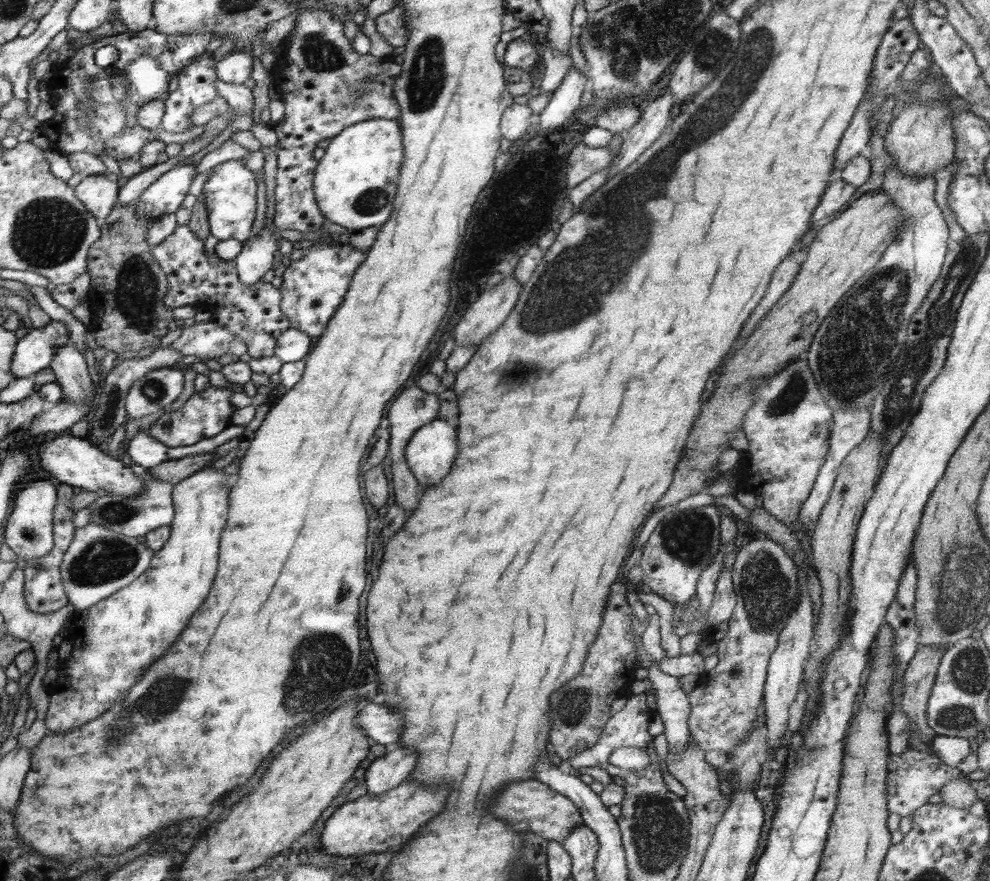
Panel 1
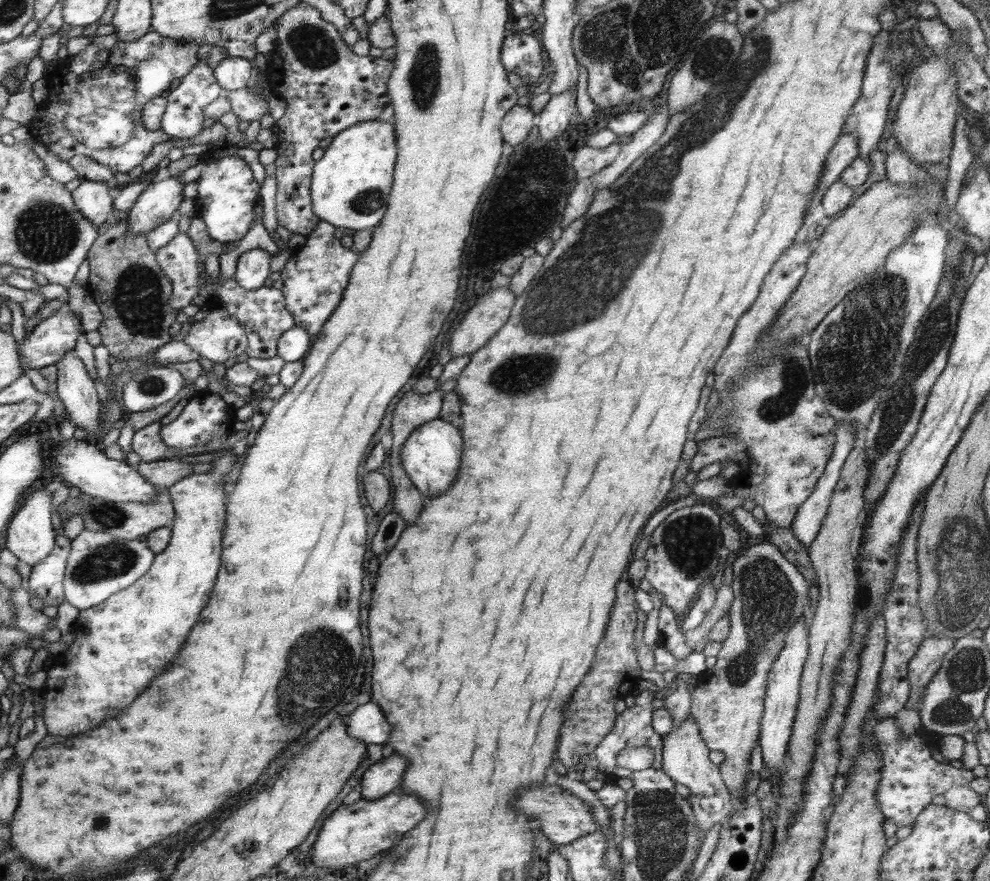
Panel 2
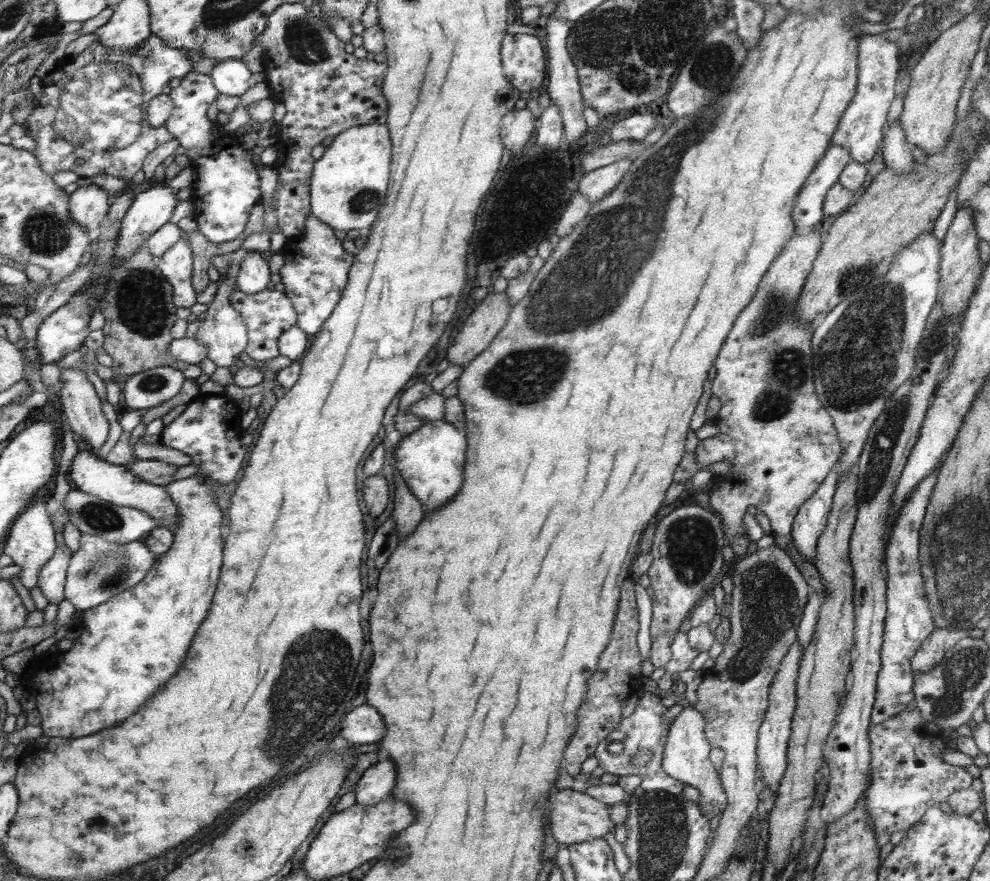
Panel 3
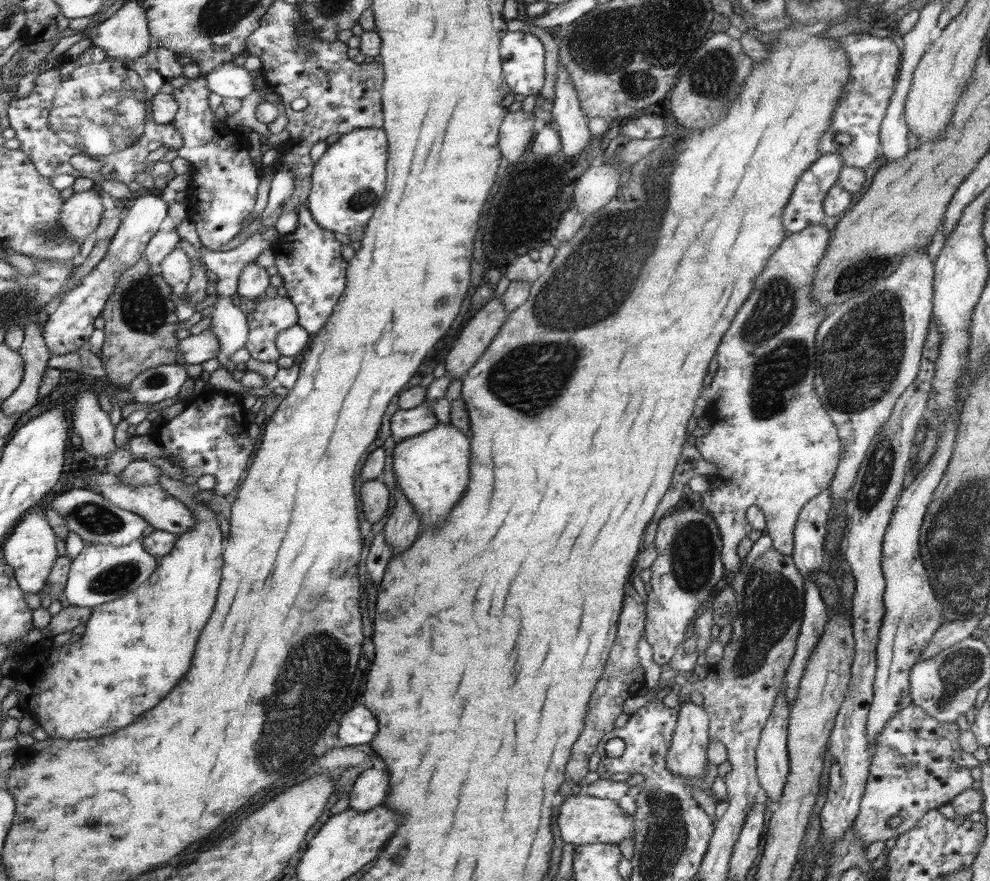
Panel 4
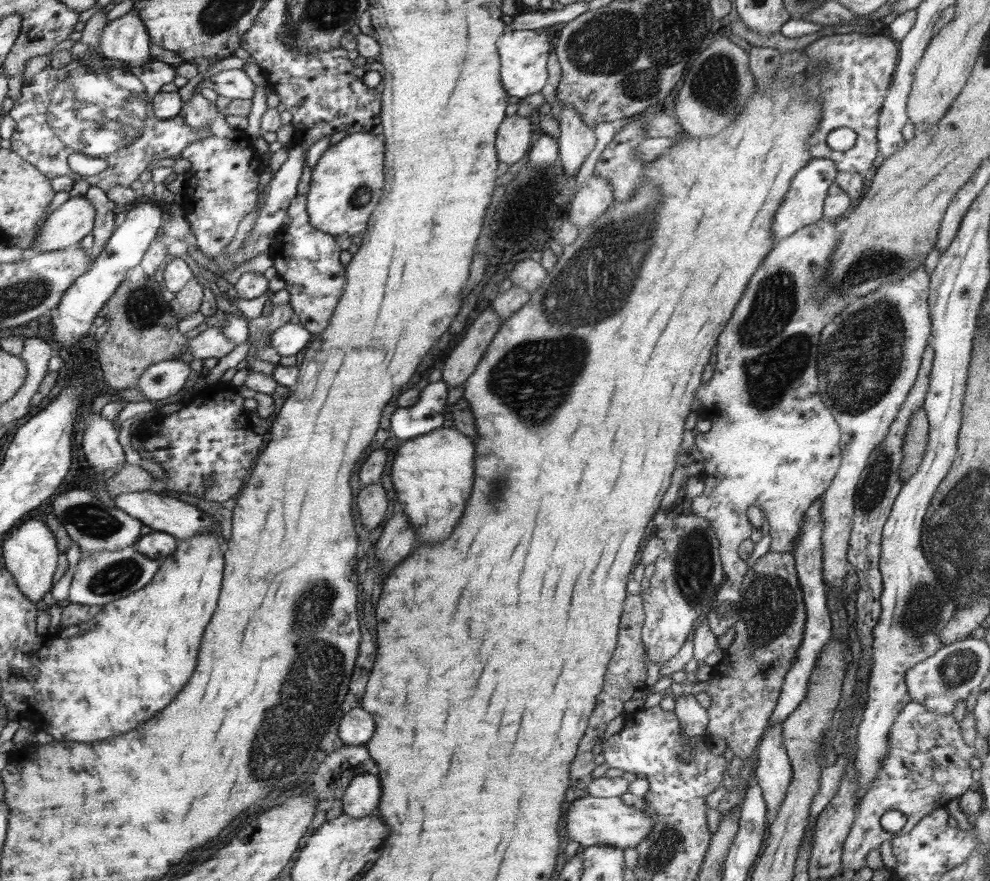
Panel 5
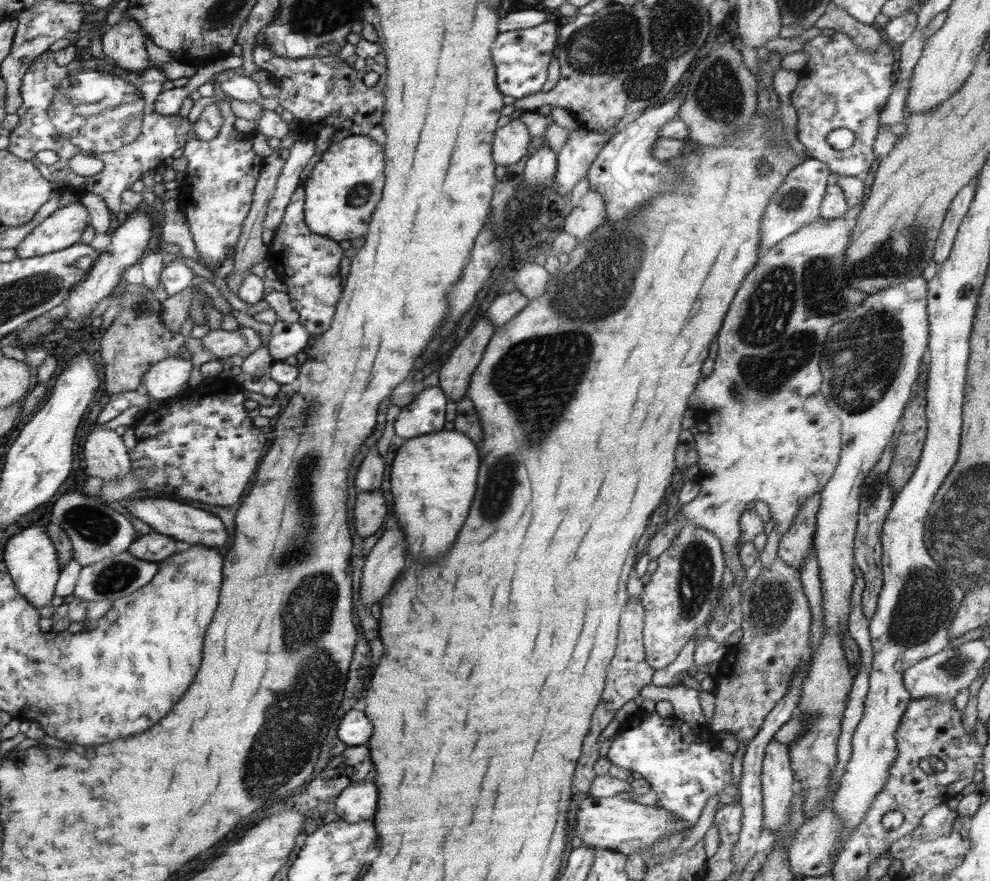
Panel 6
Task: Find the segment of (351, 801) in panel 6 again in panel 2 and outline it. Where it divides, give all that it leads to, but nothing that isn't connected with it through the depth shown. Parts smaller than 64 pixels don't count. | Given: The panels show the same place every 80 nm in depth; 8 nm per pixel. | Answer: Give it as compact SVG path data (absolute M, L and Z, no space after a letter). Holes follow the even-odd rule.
M398 754L382 757L376 764L368 767L361 776L362 798L374 801L386 797L394 788L400 786L400 778L406 770L406 760Z

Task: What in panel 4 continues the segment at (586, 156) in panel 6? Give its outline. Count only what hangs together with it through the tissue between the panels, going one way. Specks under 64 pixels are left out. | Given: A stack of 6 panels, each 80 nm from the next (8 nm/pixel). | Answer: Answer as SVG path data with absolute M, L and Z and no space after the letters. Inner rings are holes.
M559 61L558 81L550 118L557 124L561 140L560 152L566 158L576 158L594 142L587 117L581 109L578 90L569 81L568 71Z

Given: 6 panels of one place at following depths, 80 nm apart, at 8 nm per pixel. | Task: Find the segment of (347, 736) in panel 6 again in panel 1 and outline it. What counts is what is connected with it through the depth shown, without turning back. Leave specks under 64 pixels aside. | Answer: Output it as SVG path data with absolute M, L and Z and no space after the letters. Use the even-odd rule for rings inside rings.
M368 704L364 710L358 714L358 728L364 730L372 743L394 744L398 742L398 736L402 732L404 720L396 716L394 710L382 706L382 704Z

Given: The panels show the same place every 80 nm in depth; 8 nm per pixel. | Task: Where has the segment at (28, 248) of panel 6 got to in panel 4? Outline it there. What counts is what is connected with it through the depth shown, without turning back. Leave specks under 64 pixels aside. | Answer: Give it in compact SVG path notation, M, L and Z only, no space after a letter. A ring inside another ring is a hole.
M90 189L66 199L57 221L65 236L83 243L99 227L104 210L101 195Z

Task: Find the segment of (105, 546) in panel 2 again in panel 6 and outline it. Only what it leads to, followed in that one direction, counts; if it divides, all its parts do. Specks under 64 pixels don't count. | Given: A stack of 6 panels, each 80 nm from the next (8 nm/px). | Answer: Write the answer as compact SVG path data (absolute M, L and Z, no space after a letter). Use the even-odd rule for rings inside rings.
M126 550L116 556L110 556L90 566L82 567L72 595L74 595L74 598L82 598L82 600L96 600L96 602L110 600L114 603L148 584L154 578L158 569L158 563L138 560Z

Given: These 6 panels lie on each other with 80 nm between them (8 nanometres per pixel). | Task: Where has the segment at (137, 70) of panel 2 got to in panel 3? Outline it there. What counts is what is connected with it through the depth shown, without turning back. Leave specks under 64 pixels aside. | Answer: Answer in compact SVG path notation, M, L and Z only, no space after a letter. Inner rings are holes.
M151 34L150 38L145 43L142 43L141 46L137 48L136 52L124 52L123 50L116 50L115 48L111 49L105 44L102 44L99 40L96 40L83 52L72 57L68 63L58 66L48 73L42 80L43 91L34 96L30 114L28 114L26 118L23 118L24 120L22 120L22 122L16 123L24 127L26 129L26 134L36 142L34 153L38 159L40 159L41 167L44 171L52 175L55 172L60 172L61 170L68 170L70 172L75 172L80 177L96 176L101 172L105 172L106 174L115 176L116 178L131 180L136 172L140 172L140 170L142 170L144 158L146 158L154 148L158 148L160 144L164 144L164 142L170 142L170 140L175 139L175 136L170 133L170 130L165 128L165 126L154 128L154 126L148 124L144 107L149 100L152 100L156 95L164 92L164 86L168 85L172 78L186 76L192 70L192 62L188 59L188 55L186 55L185 51L186 50L184 48L172 48L171 46L166 45L165 42L155 34ZM79 158L83 158L85 160L83 164L79 165L77 163Z

